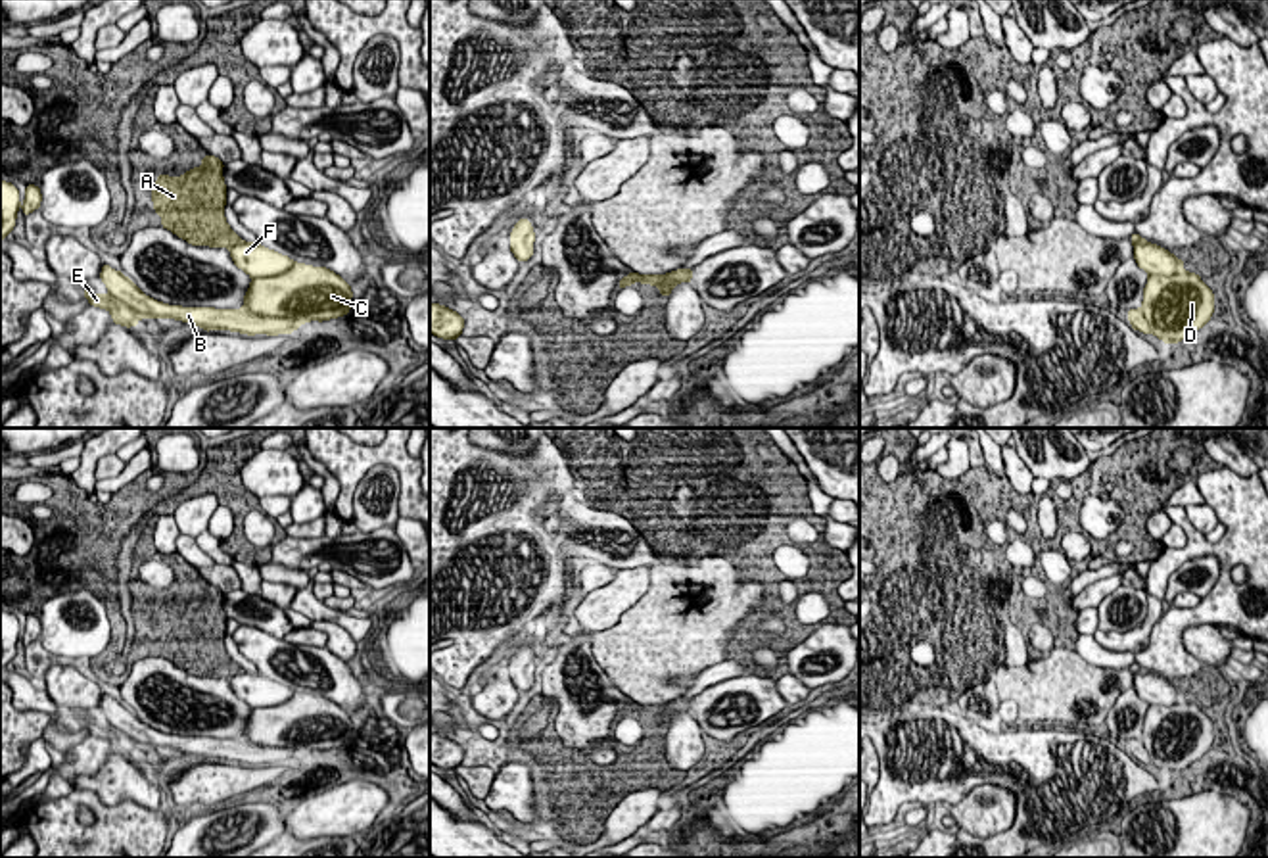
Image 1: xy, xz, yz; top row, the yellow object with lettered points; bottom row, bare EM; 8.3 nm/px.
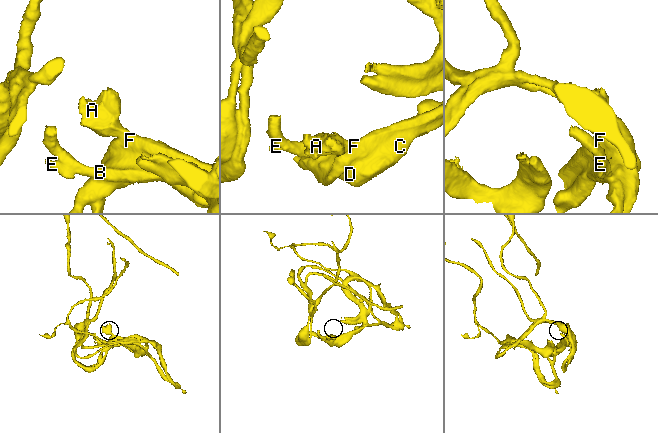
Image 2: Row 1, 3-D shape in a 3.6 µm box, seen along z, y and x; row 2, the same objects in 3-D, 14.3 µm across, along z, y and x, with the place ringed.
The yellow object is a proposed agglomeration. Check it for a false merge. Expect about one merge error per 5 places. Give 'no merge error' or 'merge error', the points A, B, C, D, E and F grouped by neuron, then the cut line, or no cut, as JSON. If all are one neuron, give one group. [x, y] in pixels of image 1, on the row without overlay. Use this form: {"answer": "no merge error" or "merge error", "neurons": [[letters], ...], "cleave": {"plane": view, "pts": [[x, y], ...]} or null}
{"answer": "merge error", "neurons": [["A"], ["B", "C", "D", "E", "F"]], "cleave": {"plane": "xz", "pts": [[668, 705], [658, 716]]}}

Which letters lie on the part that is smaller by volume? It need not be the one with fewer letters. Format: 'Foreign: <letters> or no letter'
Foreign: A

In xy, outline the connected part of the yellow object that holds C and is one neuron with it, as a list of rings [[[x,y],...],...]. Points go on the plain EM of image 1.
[[[259,672],[232,676],[230,687],[238,699],[251,706],[242,739],[161,733],[109,695],[102,695],[100,703],[109,724],[92,724],[86,718],[82,726],[88,735],[107,739],[113,752],[127,758],[138,756],[140,749],[157,747],[198,754],[205,762],[230,760],[247,766],[292,764],[303,752],[338,749],[351,739],[351,716],[326,697],[295,693]]]

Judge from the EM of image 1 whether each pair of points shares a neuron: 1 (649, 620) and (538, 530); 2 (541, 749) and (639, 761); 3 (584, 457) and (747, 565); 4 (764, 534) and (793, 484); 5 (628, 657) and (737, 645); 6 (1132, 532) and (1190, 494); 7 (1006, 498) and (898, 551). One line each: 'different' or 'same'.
1: different
2: same
3: same
4: same
5: different
6: different
7: same

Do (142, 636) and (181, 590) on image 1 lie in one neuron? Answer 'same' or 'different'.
same

